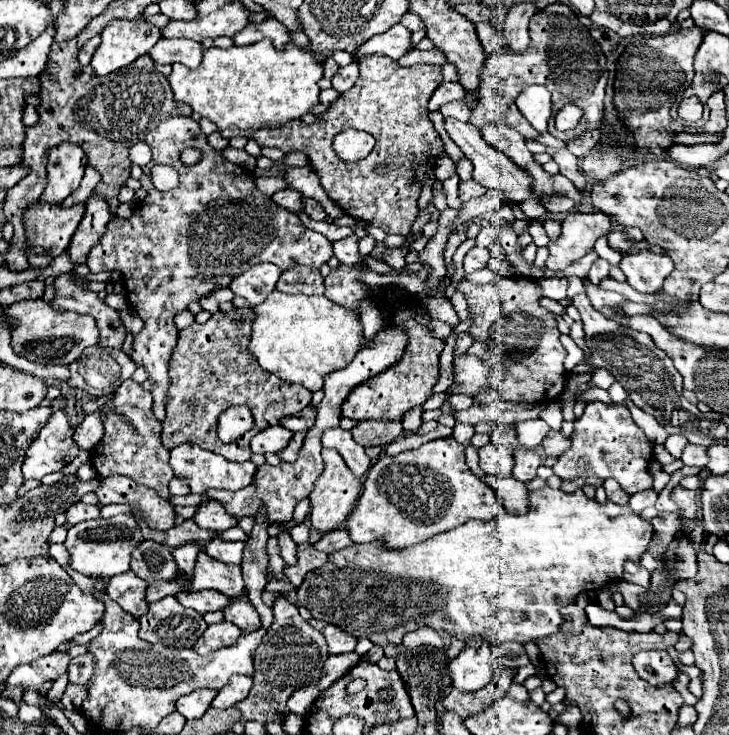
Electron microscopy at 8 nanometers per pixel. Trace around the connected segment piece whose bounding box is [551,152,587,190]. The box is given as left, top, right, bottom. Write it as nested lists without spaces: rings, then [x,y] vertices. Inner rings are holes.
[[[551,152],[553,160],[559,164],[559,170],[563,176],[567,176],[579,190],[585,188],[587,178],[579,172],[579,160],[571,152]]]

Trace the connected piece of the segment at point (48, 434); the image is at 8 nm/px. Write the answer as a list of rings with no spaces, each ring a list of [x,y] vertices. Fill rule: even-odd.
[[[63,396],[53,400],[51,418],[27,448],[27,456],[23,460],[25,478],[43,478],[49,472],[59,472],[79,454],[79,446],[73,440],[75,430],[69,424],[65,404],[67,398]]]

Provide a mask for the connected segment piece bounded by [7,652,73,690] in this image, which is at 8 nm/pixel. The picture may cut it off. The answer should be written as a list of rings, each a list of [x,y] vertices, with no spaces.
[[[51,652],[31,664],[17,666],[7,678],[7,688],[21,686],[23,690],[39,690],[45,682],[55,682],[59,676],[63,676],[71,660],[73,658],[69,652]]]

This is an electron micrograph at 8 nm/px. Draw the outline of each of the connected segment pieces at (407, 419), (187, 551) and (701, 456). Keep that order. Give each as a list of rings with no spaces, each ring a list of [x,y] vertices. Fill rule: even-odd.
[[[416,406],[409,412],[407,412],[402,420],[404,433],[406,432],[416,432],[417,429],[422,424],[422,413],[424,409],[423,406]]]
[[[185,544],[185,546],[179,546],[173,550],[173,558],[175,558],[179,570],[183,570],[183,574],[187,574],[187,580],[191,580],[193,566],[197,560],[197,552],[199,552],[197,544]]]
[[[687,444],[685,450],[683,450],[681,460],[683,460],[683,464],[687,464],[687,466],[705,468],[705,466],[707,466],[707,448],[695,446],[695,444]]]

